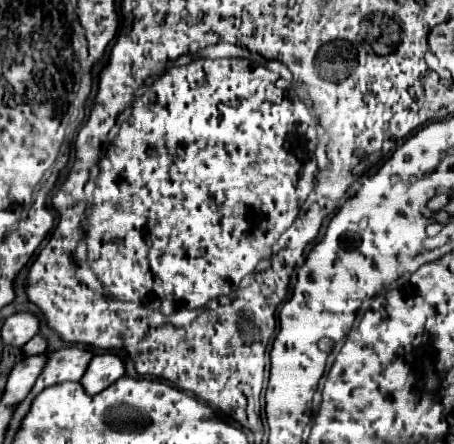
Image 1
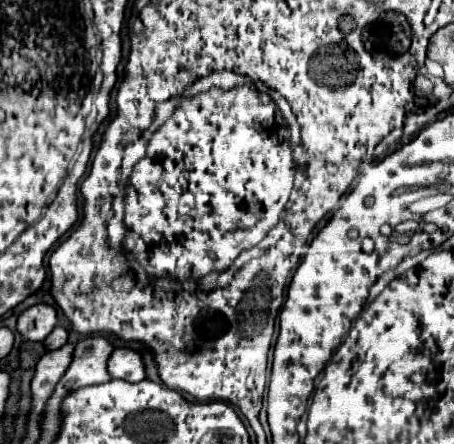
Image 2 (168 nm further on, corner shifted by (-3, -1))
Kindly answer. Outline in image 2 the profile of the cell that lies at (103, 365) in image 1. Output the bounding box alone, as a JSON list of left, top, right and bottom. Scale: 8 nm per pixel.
[109,347,145,381]

